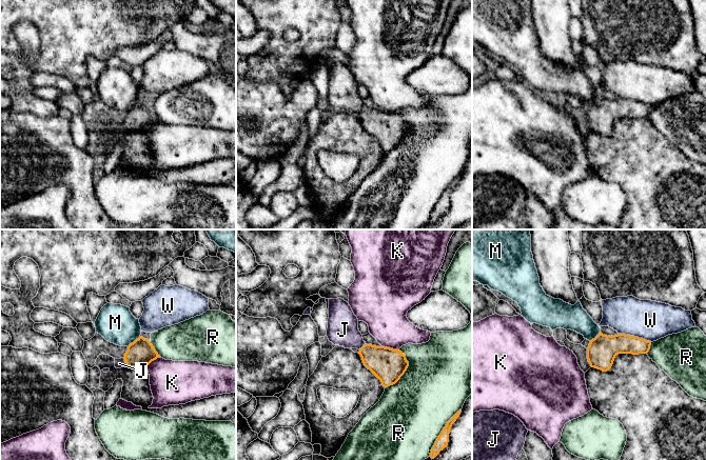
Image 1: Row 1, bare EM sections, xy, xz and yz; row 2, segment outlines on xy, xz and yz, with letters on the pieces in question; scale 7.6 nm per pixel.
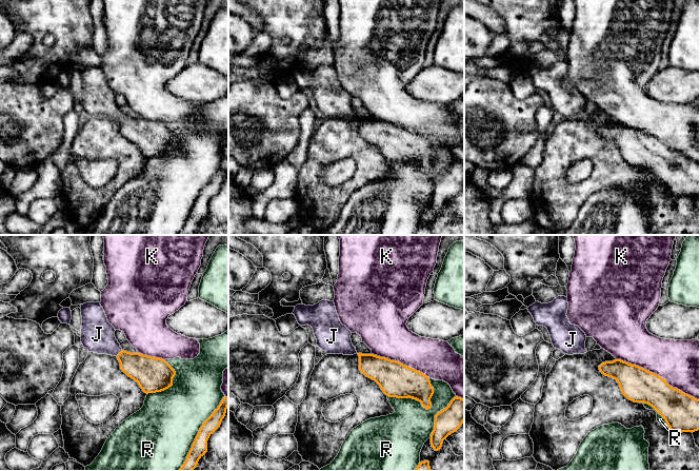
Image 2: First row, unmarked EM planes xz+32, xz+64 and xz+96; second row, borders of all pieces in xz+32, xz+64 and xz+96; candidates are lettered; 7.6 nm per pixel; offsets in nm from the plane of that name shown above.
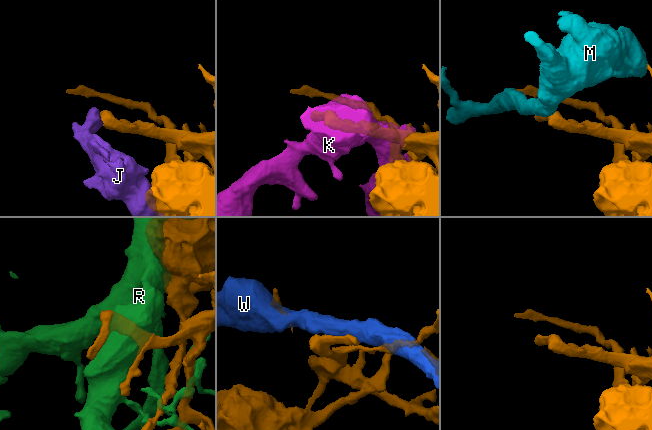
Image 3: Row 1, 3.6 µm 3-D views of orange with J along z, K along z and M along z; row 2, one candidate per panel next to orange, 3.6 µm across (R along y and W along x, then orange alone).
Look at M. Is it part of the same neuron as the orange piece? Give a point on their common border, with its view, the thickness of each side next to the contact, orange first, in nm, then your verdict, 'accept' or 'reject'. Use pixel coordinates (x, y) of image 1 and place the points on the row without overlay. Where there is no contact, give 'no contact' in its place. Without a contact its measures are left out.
meets orange in xy at (134, 105); 200 nm thick on the orange side, 280 nm on the other; reject

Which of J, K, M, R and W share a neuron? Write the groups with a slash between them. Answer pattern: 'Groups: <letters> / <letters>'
Groups: J / K / M / R / W

